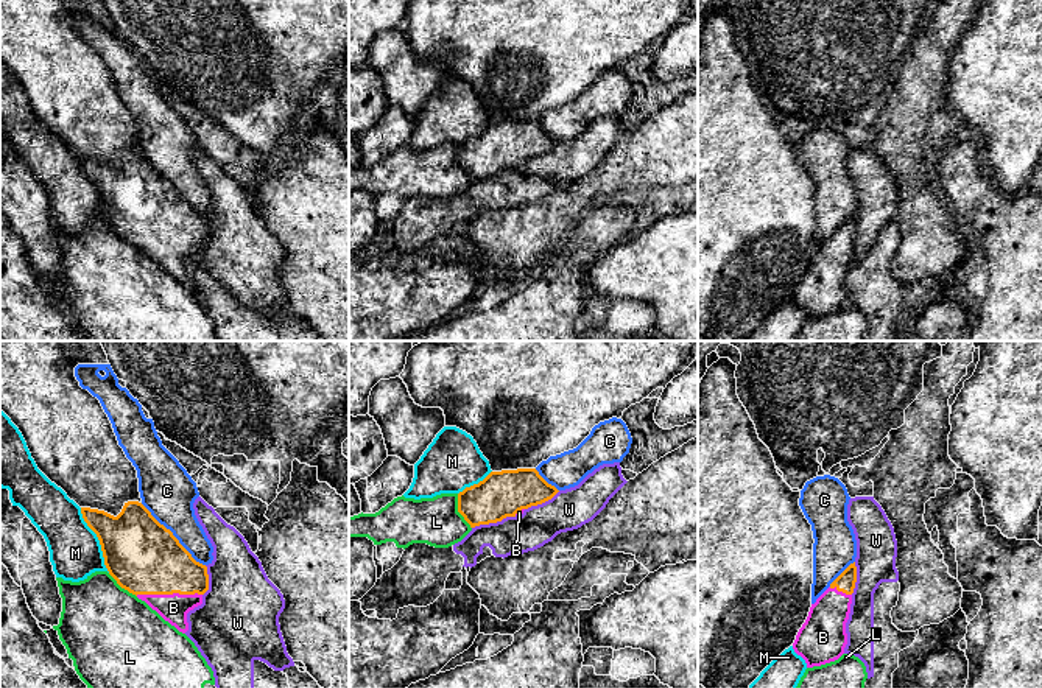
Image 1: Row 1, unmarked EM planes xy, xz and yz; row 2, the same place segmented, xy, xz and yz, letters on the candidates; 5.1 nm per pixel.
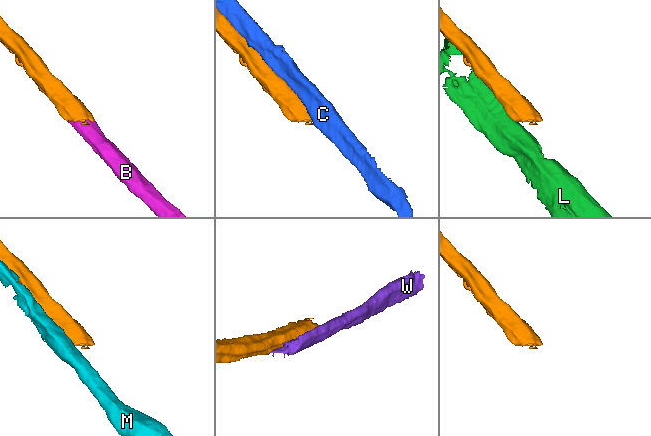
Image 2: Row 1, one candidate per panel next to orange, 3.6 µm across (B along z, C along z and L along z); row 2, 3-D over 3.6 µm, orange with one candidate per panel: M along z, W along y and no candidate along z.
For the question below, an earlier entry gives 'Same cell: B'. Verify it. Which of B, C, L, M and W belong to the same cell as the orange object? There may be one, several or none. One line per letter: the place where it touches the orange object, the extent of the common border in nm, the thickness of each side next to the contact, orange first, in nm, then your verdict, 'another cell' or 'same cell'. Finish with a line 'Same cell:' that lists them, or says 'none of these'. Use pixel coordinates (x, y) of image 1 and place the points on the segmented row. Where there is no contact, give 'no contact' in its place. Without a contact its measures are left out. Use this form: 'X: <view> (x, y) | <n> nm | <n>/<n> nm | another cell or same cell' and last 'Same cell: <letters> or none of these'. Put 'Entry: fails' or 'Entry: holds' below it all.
B: xy (168, 593) | 340 nm | 380/140 nm | same cell
C: xy (173, 536) | 460 nm | 380/280 nm | another cell
L: xz (458, 511) | 200 nm | 240/260 nm | another cell
M: xy (98, 539) | 360 nm | 380/280 nm | another cell
W: xz (494, 522) | 240 nm | 240/200 nm | another cell
Same cell: B
Entry: holds

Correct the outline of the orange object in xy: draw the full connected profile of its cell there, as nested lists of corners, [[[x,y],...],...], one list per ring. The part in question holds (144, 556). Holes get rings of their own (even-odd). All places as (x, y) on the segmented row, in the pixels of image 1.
[[[139,501],[125,503],[117,517],[90,507],[81,507],[81,514],[97,534],[104,565],[117,584],[185,634],[188,630],[187,613],[202,604],[202,595],[209,590],[207,567],[196,562],[173,532]]]

